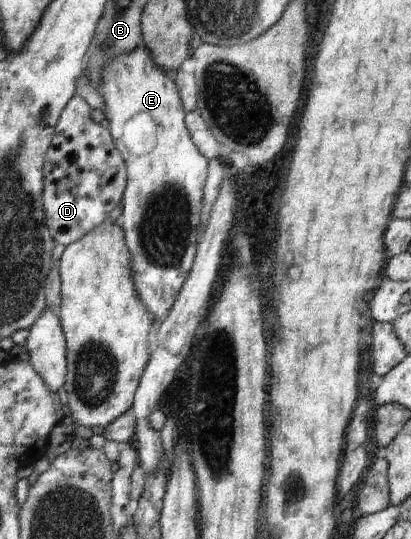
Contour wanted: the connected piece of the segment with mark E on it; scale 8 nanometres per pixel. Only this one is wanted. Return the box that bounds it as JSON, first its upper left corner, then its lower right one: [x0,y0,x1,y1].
[99,45,208,319]

